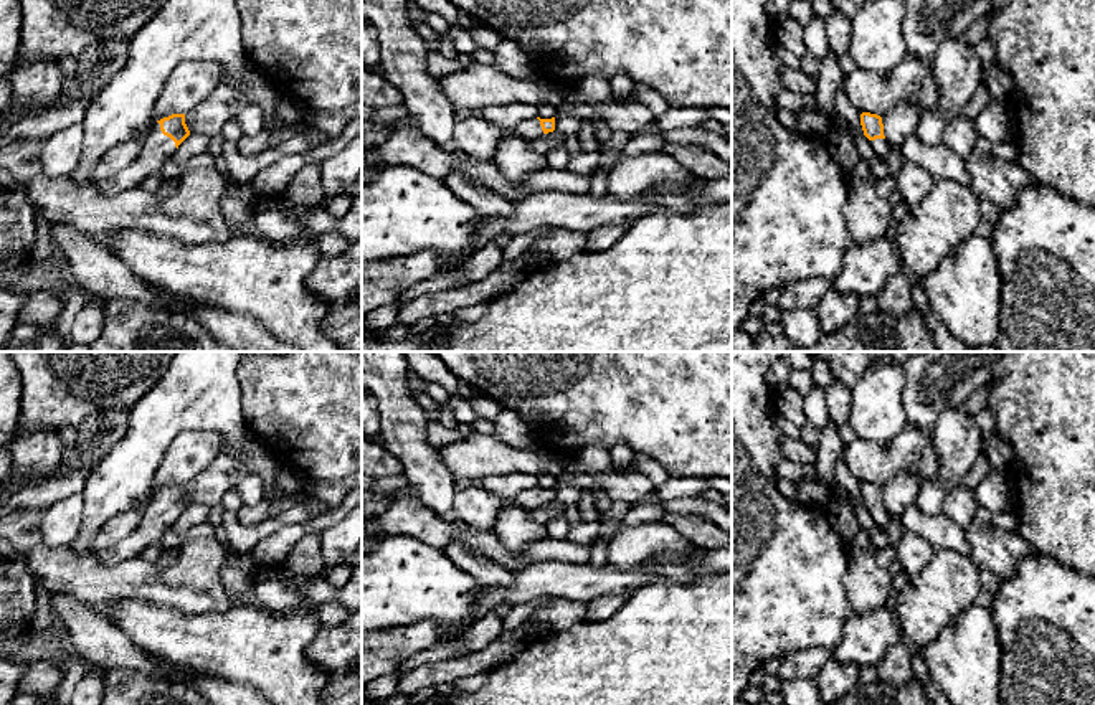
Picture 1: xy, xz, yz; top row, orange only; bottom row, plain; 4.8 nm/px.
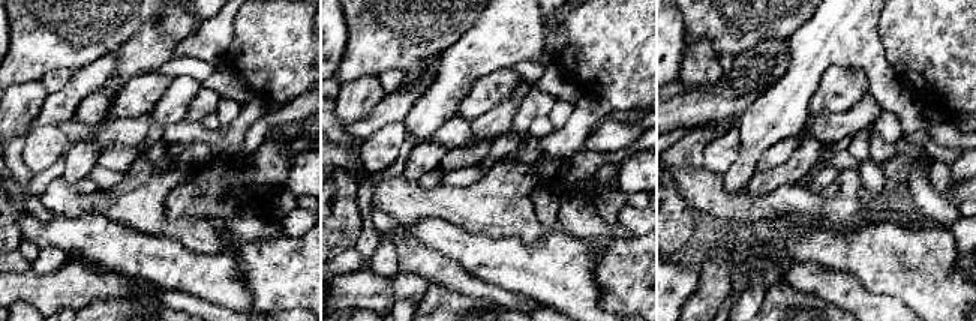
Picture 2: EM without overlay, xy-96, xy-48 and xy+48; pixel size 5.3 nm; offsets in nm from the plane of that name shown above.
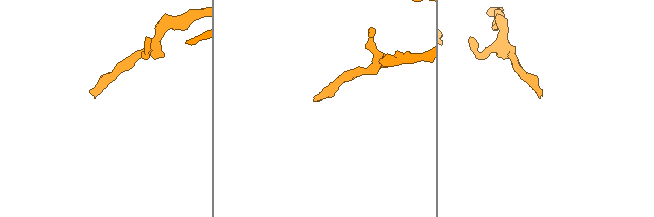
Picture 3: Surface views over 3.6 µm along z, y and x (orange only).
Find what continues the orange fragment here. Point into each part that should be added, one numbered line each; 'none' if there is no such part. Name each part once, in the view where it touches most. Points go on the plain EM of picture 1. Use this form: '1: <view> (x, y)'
1: xy (157, 517)

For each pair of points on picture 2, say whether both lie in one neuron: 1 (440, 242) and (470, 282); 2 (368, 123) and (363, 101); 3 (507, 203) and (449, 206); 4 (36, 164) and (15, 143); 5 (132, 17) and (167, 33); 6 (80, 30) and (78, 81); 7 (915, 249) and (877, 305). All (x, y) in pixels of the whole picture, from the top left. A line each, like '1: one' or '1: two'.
1: two
2: two
3: one
4: two
5: two
6: two
7: two

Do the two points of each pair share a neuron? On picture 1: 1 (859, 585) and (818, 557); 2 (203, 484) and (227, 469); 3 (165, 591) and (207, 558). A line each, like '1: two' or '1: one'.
1: two
2: one
3: one

